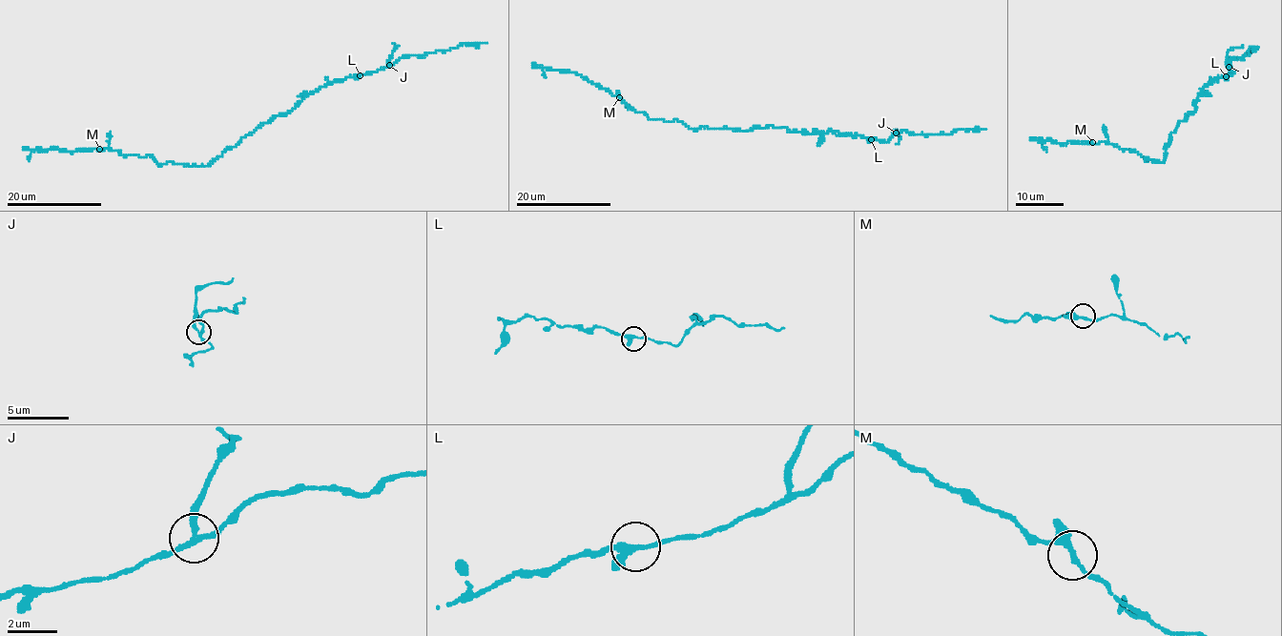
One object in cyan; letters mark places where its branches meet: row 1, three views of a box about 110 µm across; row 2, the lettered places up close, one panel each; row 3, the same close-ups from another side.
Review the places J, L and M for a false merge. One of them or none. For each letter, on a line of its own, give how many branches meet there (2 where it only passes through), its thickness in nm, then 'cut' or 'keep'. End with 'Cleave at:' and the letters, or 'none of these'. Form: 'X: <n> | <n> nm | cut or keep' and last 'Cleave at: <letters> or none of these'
J: 3 | 200 nm | cut
L: 3 | 240 nm | keep
M: 3 | 220 nm | keep
Cleave at: J

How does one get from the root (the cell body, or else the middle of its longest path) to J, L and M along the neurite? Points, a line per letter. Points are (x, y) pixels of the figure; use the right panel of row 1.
J: (1171, 133), (1176, 131), (1178, 123), (1194, 112), (1195, 102), (1205, 86), (1218, 77), (1234, 72), (1229, 67)
L: (1171, 133), (1176, 131), (1178, 123), (1194, 112), (1195, 102), (1205, 86), (1226, 76)
M: (1171, 133), (1163, 162), (1145, 159), (1129, 149), (1124, 151), (1110, 143), (1092, 142)

